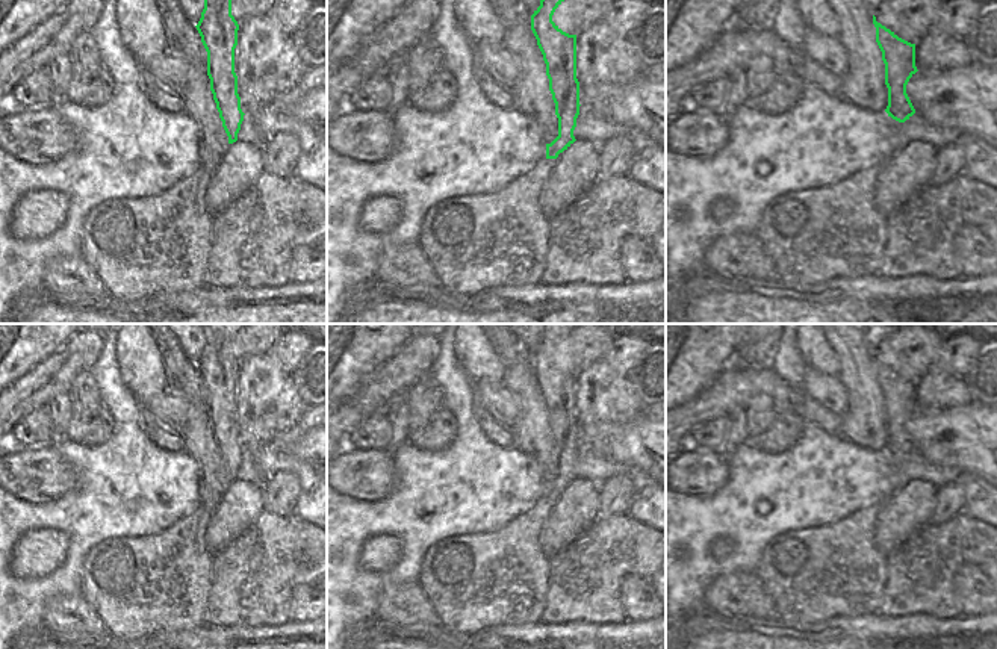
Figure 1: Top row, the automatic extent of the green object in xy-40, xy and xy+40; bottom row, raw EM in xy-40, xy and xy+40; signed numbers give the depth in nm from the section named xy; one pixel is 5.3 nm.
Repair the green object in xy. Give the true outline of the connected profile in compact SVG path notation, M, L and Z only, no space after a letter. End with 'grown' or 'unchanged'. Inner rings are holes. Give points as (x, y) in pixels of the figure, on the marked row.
M540 0L540 6L531 15L531 30L546 64L549 91L558 118L558 136L546 144L546 157L496 192L439 201L428 209L422 221L419 245L440 281L440 289L454 295L478 295L499 286L543 283L549 248L549 219L540 212L537 200L555 159L576 141L573 130L581 106L576 79L576 35L563 32L552 21L555 9L563 2Z; grown

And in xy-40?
M204 0L204 9L195 27L207 51L210 91L228 144L233 144L238 141L245 113L241 109L238 76L234 73L239 24L231 15L231 0Z; unchanged

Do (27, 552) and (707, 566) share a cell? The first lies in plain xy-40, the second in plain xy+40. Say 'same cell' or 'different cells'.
different cells

